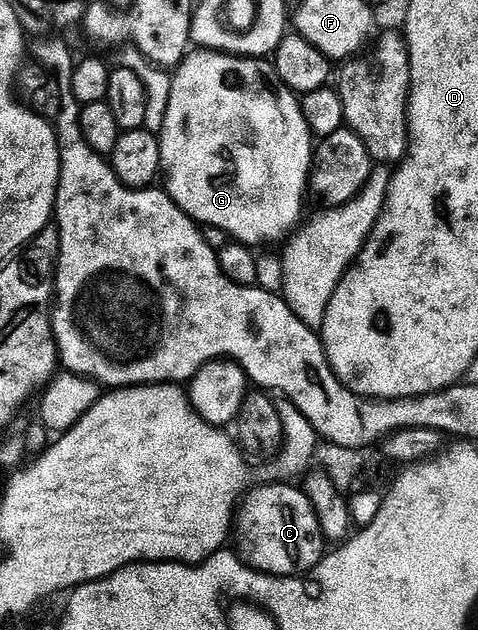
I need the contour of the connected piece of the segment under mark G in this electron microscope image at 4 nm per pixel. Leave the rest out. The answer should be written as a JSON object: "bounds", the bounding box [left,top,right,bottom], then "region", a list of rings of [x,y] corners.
{"bounds":[159,49,315,247],"region":[[[197,49],[190,52],[180,65],[176,66],[172,74],[173,86],[170,89],[170,99],[166,105],[166,118],[163,119],[163,127],[159,134],[161,143],[161,171],[163,174],[164,192],[168,193],[172,201],[182,209],[194,221],[202,226],[214,225],[221,228],[234,242],[250,247],[258,247],[264,241],[277,241],[284,233],[286,235],[294,232],[297,220],[301,217],[301,199],[307,195],[307,184],[309,181],[309,166],[313,163],[313,150],[315,138],[309,132],[309,124],[301,114],[300,100],[293,99],[289,109],[281,109],[277,97],[265,85],[241,85],[236,77],[236,69],[231,66],[232,58],[228,54],[211,49]]]}

